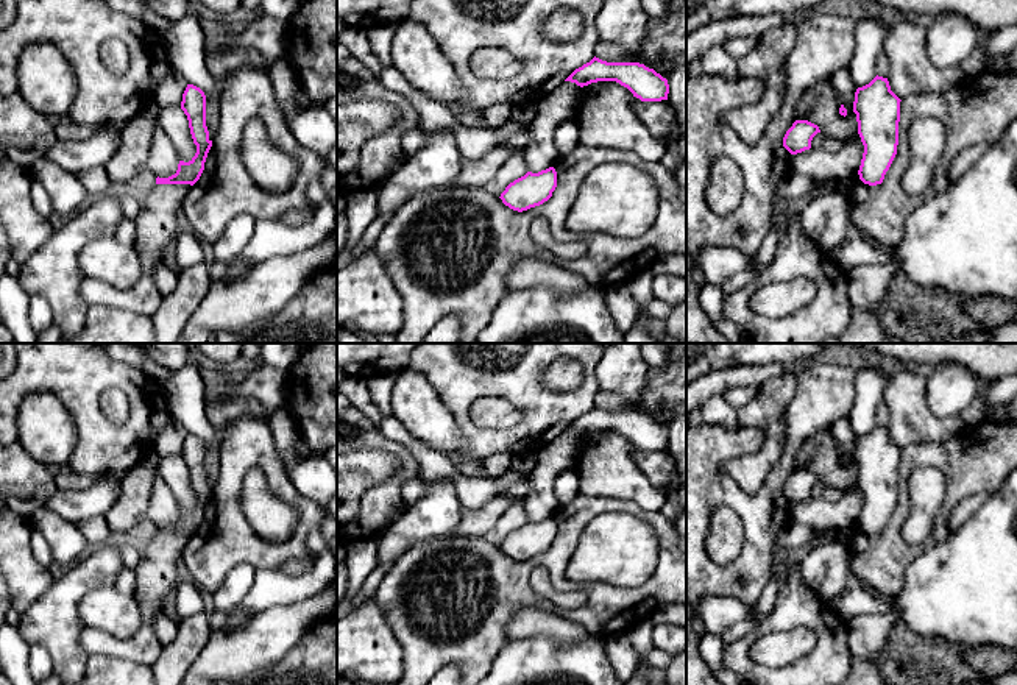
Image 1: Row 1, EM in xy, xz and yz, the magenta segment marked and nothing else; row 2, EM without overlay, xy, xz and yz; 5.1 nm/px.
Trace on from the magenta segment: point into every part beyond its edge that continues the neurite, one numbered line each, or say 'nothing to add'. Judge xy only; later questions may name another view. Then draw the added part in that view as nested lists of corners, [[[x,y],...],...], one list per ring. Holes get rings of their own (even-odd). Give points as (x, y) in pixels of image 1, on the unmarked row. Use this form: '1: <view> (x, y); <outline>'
1: xy (156, 573); [[[156,534],[140,551],[140,560],[133,570],[136,576],[133,596],[142,615],[142,626],[129,638],[86,627],[80,634],[80,644],[89,655],[112,655],[148,666],[159,658],[164,646],[153,630],[153,621],[165,612],[165,598],[178,585],[178,562],[190,537],[190,534]]]

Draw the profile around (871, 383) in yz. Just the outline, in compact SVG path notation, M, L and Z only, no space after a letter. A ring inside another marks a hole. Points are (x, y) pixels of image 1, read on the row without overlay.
M884 360L880 367L856 365L856 395L849 415L853 440L842 446L847 468L856 470L856 463L853 462L855 442L858 437L869 434L877 426L877 407L883 403L886 389L900 370L902 368L891 360Z

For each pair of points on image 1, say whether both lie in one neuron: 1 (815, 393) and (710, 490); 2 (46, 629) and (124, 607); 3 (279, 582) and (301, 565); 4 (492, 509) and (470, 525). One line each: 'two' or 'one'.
1: one
2: two
3: two
4: one

